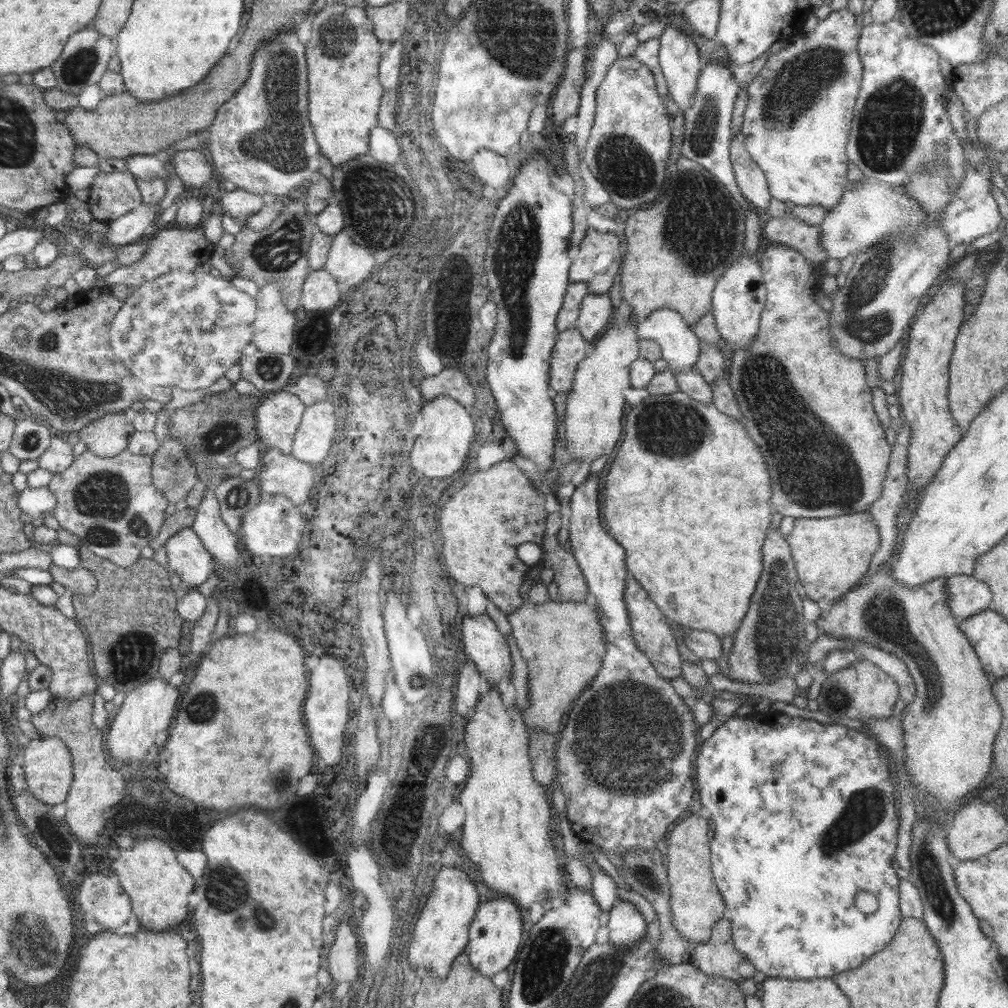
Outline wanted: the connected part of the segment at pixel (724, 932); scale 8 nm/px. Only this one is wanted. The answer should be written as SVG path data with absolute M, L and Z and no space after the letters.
M722 917L704 944L691 947L690 958L707 975L723 976L739 983L742 979L752 979L757 968L734 948L731 928L730 920Z

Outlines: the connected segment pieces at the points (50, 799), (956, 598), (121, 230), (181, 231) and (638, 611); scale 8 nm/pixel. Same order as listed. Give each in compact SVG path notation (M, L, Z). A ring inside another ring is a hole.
M40 735L36 740L31 740L28 746L22 748L20 762L29 791L40 802L54 807L66 800L73 781L73 764L68 747L60 739Z
M954 575L945 581L945 591L949 596L949 607L954 618L963 621L969 616L990 609L993 604L993 596L989 586L972 575Z
M160 203L156 205L140 204L134 211L114 220L108 226L104 239L110 246L122 246L135 242L140 236L151 231L154 218L160 210Z
M164 228L153 233L146 242L146 254L138 262L132 262L132 265L128 266L117 267L114 272L104 278L105 285L102 282L99 286L104 286L104 289L108 289L112 284L137 287L161 275L166 275L168 272L193 272L201 262L207 262L210 254L216 248L216 245L206 240L204 232L194 230L194 228Z
M628 574L625 578L624 602L630 619L632 636L637 647L645 653L648 660L653 664L656 673L668 680L682 676L681 654L676 646L674 630L669 627L668 620L657 604L648 596L646 590Z

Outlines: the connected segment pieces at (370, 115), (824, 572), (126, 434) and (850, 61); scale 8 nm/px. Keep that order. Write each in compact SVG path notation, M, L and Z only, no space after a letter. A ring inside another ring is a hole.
M332 2L317 12L311 34L312 37L305 46L310 82L309 121L321 153L333 166L338 166L368 152L370 131L377 125L379 106L384 93L379 81L379 62L385 43L373 33L373 24L365 9Z
M869 511L823 519L795 519L787 541L795 562L797 577L809 598L820 604L823 610L832 606L837 599L861 581L867 574L872 557L881 545L878 527Z
M128 413L106 414L77 431L80 442L96 456L113 457L126 450L135 428Z
M841 8L831 11L828 16L820 21L814 30L803 33L795 38L795 41L790 42L787 48L776 53L772 53L768 57L765 66L758 72L753 81L748 85L748 104L744 113L744 120L741 129L745 147L752 160L765 172L768 189L771 198L787 204L792 202L797 206L816 206L820 205L826 210L838 207L842 201L842 194L849 186L847 179L847 166L849 158L846 154L846 145L849 142L848 134L851 132L851 120L855 109L858 93L860 92L861 82L863 79L863 66L861 56L858 52L858 43L861 35L861 30L856 25L856 14L848 9Z

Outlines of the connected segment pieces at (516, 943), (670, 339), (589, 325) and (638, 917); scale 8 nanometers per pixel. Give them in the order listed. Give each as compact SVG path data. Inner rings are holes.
M509 897L481 902L471 925L469 926L469 941L466 954L474 968L487 977L502 972L512 964L520 950L520 938L522 938L522 918L520 907Z
M659 308L643 319L638 319L636 334L638 340L654 340L661 348L662 360L668 363L668 369L674 374L694 368L700 352L700 341L693 334L691 326L675 310Z
M588 294L582 299L579 317L575 329L586 340L589 346L600 338L600 333L610 324L612 303L608 294Z
M625 900L616 901L609 910L604 924L610 930L609 943L618 948L634 948L646 937L647 924L642 913Z

